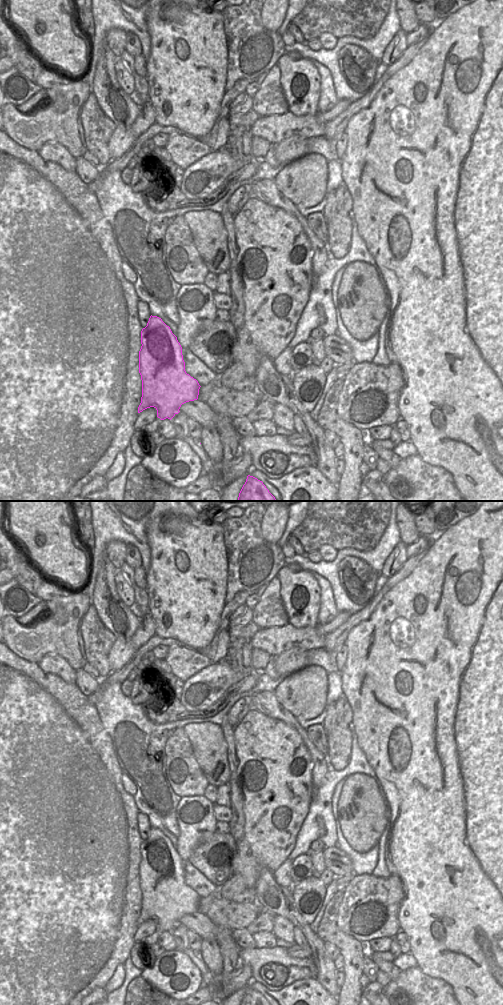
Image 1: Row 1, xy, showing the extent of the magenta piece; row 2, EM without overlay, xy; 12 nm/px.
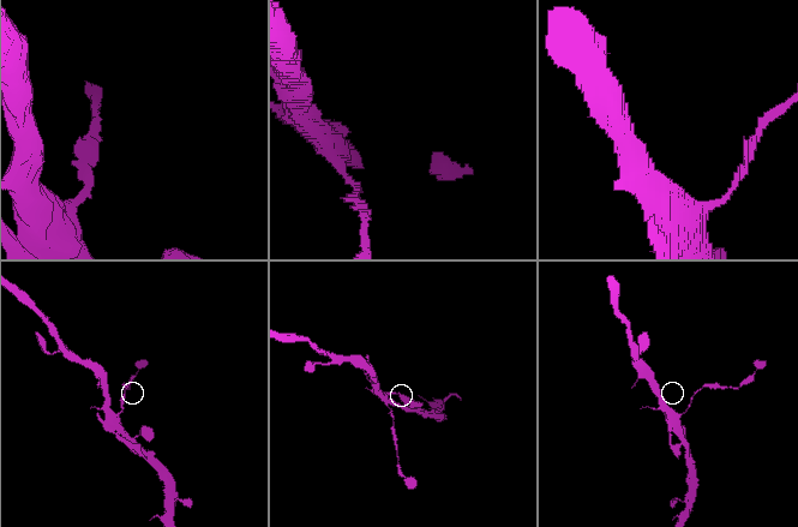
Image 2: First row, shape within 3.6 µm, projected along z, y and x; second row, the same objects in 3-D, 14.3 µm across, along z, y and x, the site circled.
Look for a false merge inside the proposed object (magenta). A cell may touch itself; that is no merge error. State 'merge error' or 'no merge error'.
merge error

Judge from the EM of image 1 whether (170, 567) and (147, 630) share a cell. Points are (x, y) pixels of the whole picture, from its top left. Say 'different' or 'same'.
different

